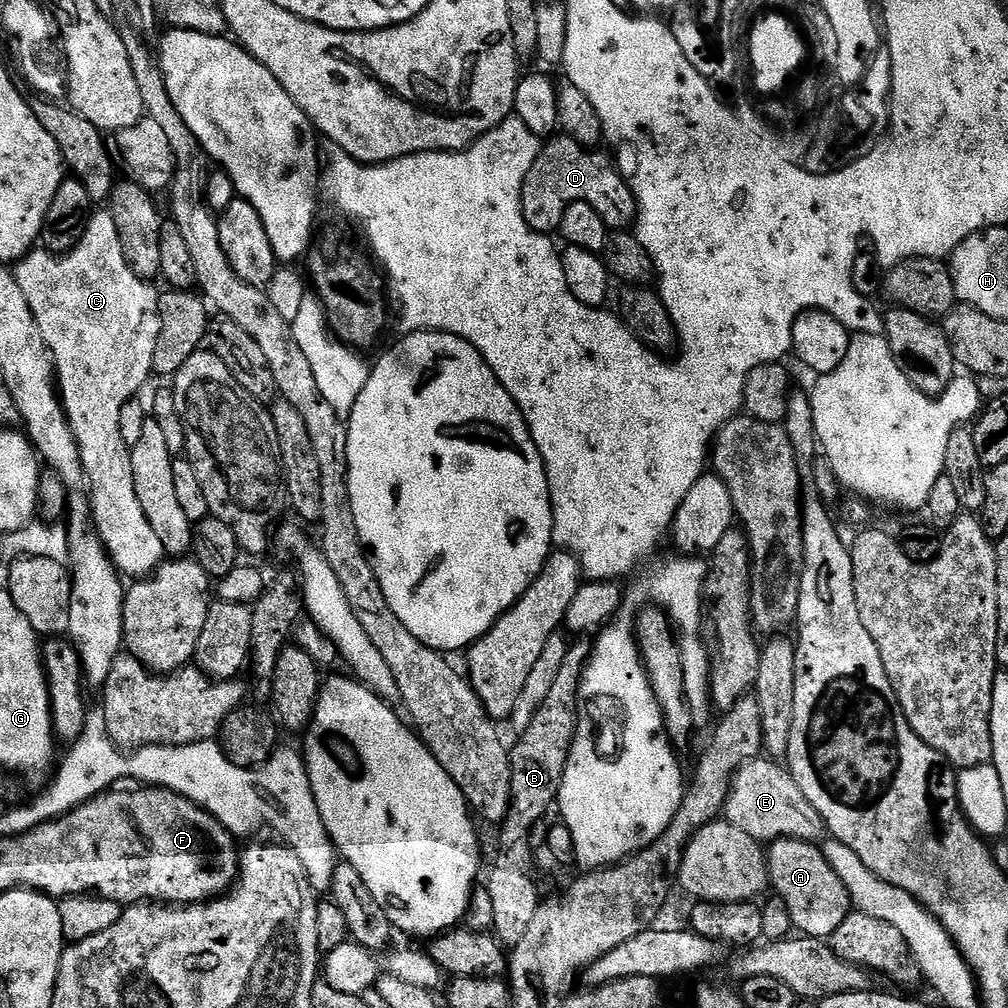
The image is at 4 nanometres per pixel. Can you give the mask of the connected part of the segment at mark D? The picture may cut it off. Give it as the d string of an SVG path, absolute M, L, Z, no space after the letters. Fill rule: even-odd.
M567 134L557 135L541 147L534 166L526 174L524 189L520 191L524 217L535 232L555 233L566 206L574 202L590 202L590 206L602 214L602 222L606 222L610 230L628 230L635 225L636 199L613 157L607 151L600 151L583 148Z

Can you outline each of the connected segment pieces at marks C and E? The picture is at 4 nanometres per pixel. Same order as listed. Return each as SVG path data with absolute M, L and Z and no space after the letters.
M100 211L89 219L88 229L71 252L57 254L33 250L20 259L14 271L18 286L22 286L22 294L26 294L26 302L30 302L38 330L42 330L42 338L52 353L60 402L78 442L84 467L94 530L117 572L125 577L143 578L151 576L165 563L166 553L146 514L142 514L138 494L134 494L134 470L130 466L132 454L126 442L122 442L118 418L122 415L122 406L126 406L126 402L139 393L136 391L147 382L148 376L153 375L154 348L160 332L160 292L155 283L138 278L138 274L130 270L126 254L122 254L122 242L118 242L118 226L114 226L111 211Z
M771 758L751 760L738 769L736 777L732 779L728 801L724 803L723 815L728 823L738 826L738 830L761 842L801 840L816 844L826 836L822 814L818 814L818 810L806 802L806 794L798 790L798 782L794 782L787 767Z

